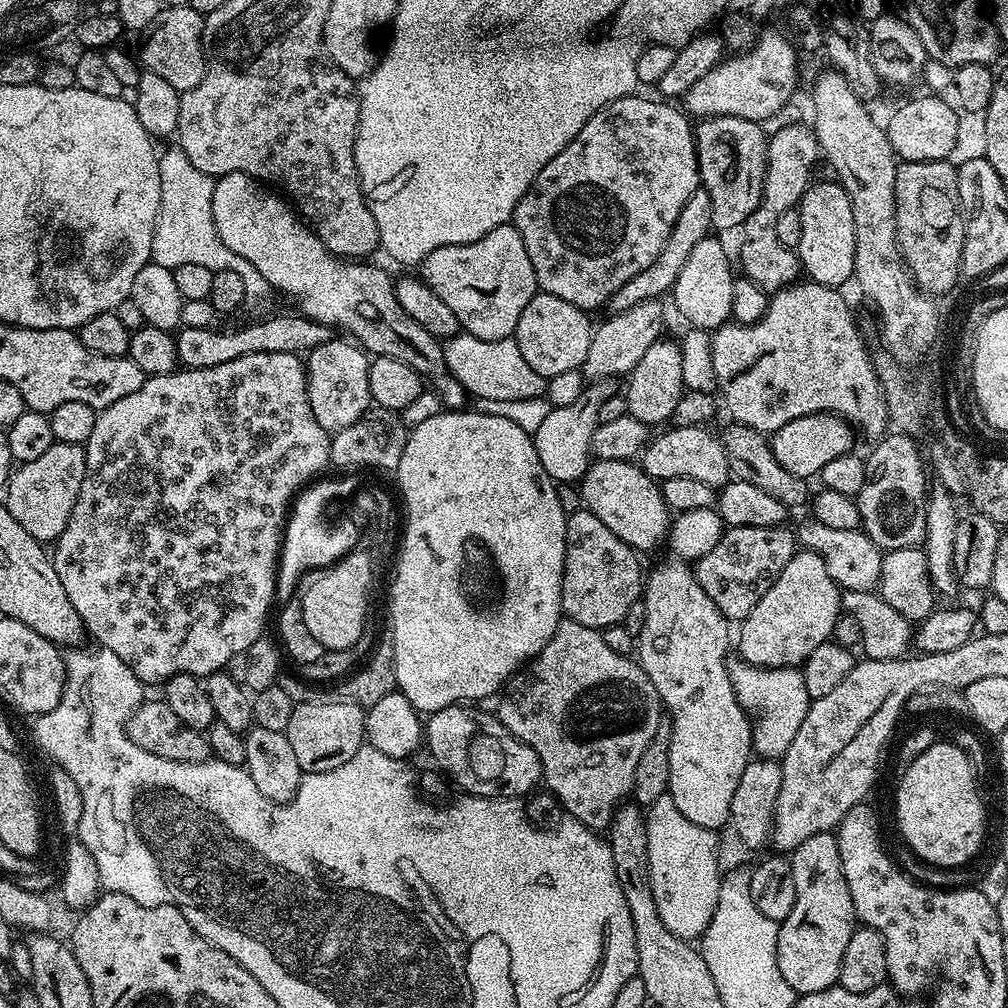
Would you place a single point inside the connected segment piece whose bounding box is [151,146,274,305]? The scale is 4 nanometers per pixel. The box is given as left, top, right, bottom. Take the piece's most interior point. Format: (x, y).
(184, 234)

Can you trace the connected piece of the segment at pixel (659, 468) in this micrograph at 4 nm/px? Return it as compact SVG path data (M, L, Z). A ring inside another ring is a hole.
M704 426L669 427L660 437L649 439L642 453L642 467L647 476L657 482L666 478L695 478L706 482L706 486L717 490L728 485L733 479L731 466L728 465L727 450L721 437L715 436Z

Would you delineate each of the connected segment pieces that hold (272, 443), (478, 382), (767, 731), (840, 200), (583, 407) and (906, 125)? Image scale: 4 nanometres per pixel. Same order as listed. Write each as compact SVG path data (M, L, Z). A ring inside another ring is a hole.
M246 354L242 358L234 358L234 362L222 362L222 366L210 366L209 368L184 368L166 374L165 376L149 376L145 379L144 385L134 394L126 394L126 398L118 398L114 406L106 406L99 409L96 421L94 422L94 434L90 434L88 443L84 449L86 454L86 478L82 482L82 490L78 494L78 502L74 502L74 510L70 514L70 522L66 522L66 530L54 542L56 549L51 549L52 565L62 581L62 586L66 590L66 598L70 598L70 603L74 605L74 610L78 610L78 618L82 618L87 635L93 636L95 643L106 650L114 650L130 670L145 686L163 685L174 674L190 674L201 678L224 670L230 658L234 654L244 653L256 639L265 635L266 628L264 623L268 620L268 611L274 605L276 594L276 573L277 564L280 561L280 551L284 542L284 532L288 525L290 509L293 507L293 501L298 493L305 486L313 483L321 475L319 473L330 464L330 446L332 445L332 436L322 426L318 426L318 418L314 418L314 410L310 410L310 398L308 397L308 373L306 364L297 354Z
M467 334L453 336L444 344L444 361L448 372L462 382L469 397L480 399L534 399L545 395L546 380L522 358L515 339L483 340Z
M743 662L733 663L728 670L734 694L745 712L754 721L752 726L752 750L757 757L780 760L786 754L802 718L806 718L810 703L806 694L803 671L796 668L759 668Z
M838 182L813 183L798 205L802 218L802 238L798 255L803 275L811 283L839 289L854 276L854 210L846 190Z
M597 379L585 387L581 396L568 406L551 407L543 419L542 426L531 435L534 450L538 450L538 462L548 471L553 481L561 485L572 484L583 480L589 464L593 463L592 439L594 430L599 426L598 410L606 398L617 395L615 379ZM561 480L561 481L560 481Z
M925 94L908 100L886 123L888 141L893 152L904 162L948 160L960 140L961 113L940 94Z

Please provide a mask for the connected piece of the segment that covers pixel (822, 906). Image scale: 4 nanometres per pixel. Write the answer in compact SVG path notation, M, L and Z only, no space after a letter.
M823 832L822 834L814 834L814 838L806 838L806 842L802 842L802 846L793 848L790 853L790 861L794 874L794 898L793 909L785 920L779 923L777 930L777 960L778 968L782 972L786 983L793 987L793 990L801 996L806 994L814 994L818 990L826 990L827 988L837 987L840 979L840 971L842 970L842 954L846 954L846 945L849 944L850 938L855 934L858 921L856 919L856 911L854 910L854 898L850 898L850 886L846 886L846 874L842 874L842 854L838 852L838 842L832 832Z

